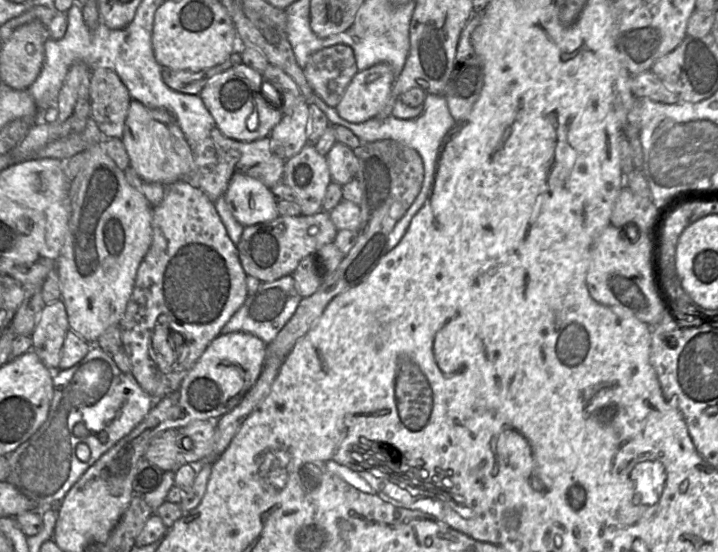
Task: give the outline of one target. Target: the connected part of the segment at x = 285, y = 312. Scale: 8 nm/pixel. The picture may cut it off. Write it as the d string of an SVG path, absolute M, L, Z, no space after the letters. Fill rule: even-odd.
M286 275L273 282L262 282L256 293L249 295L240 309L226 323L221 333L247 332L269 345L293 316L301 299L292 275Z

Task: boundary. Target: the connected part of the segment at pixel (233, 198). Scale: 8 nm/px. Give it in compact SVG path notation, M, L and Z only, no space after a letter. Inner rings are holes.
M245 174L231 178L225 201L233 217L244 227L271 222L279 216L271 189Z

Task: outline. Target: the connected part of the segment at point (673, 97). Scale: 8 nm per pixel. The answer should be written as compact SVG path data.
M651 70L635 76L630 75L630 87L637 99L647 97L666 104L675 104L680 101L676 93L655 76Z

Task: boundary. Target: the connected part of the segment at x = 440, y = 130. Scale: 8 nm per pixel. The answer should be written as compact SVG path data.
M313 93L309 98L309 103L315 104L321 109L321 111L328 118L330 125L341 125L348 128L360 139L361 144L383 139L393 139L413 148L421 156L424 166L424 180L416 199L408 208L404 216L396 223L393 230L388 236L388 240L386 243L386 251L392 250L405 234L413 216L419 211L419 209L423 206L425 200L427 199L433 182L435 166L437 162L438 147L445 134L456 123L455 119L449 112L445 98L442 94L426 94L423 101L423 112L419 117L414 119L397 119L390 115L383 120L371 118L362 123L351 123L344 120L338 115L335 108L327 105L315 93Z

